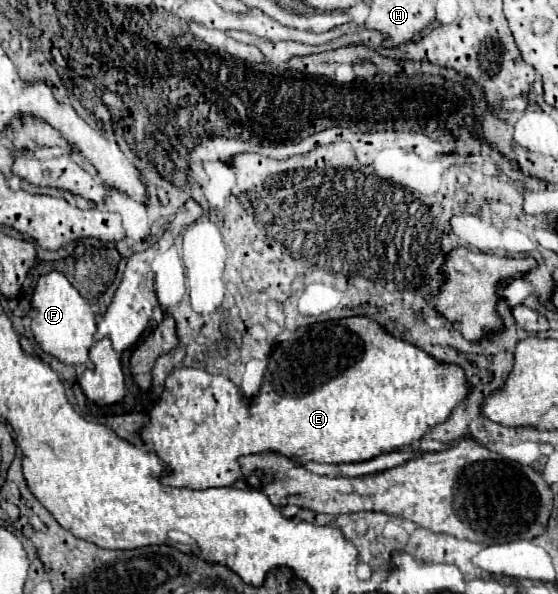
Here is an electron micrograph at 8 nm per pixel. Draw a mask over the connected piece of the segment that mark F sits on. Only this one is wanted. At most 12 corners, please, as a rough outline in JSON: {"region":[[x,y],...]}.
{"region":[[62,272],[40,276],[32,334],[64,364],[91,367],[92,306]]}

